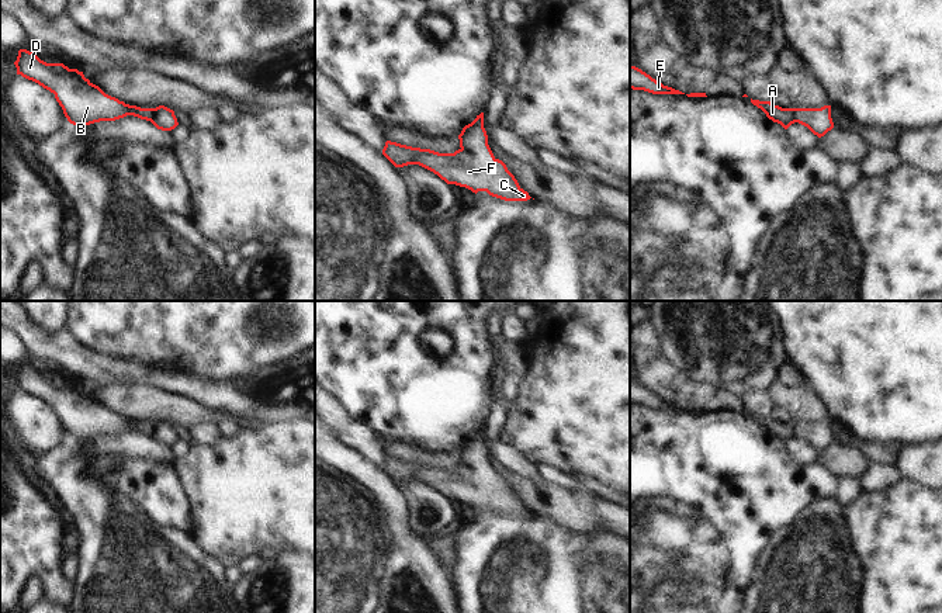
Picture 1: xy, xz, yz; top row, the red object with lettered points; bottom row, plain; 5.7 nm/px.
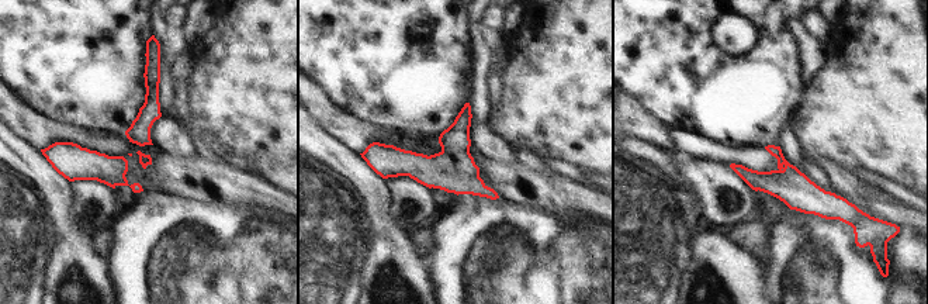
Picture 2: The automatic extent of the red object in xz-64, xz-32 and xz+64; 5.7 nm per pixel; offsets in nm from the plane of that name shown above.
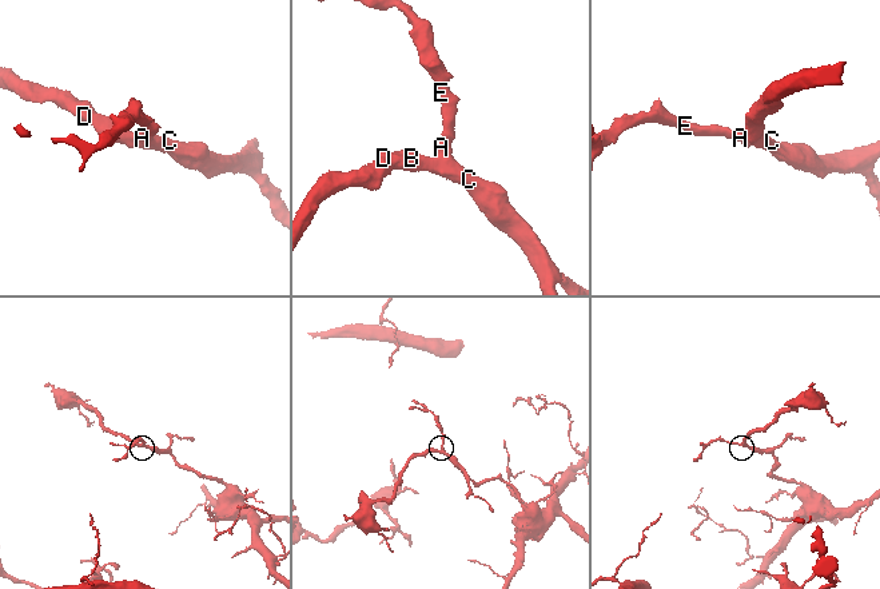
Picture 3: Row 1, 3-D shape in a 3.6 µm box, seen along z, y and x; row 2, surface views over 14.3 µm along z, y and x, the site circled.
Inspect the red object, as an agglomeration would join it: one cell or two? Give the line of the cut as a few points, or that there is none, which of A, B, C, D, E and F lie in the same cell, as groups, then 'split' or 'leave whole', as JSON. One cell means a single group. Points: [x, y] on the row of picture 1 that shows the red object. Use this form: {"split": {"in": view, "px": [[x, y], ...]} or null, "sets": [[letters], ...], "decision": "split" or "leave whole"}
{"split": null, "sets": [["A", "B", "C", "D", "E", "F"]], "decision": "leave whole"}

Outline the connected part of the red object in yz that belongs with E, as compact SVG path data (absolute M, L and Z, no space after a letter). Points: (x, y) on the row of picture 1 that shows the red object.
M630 66L630 89L644 90L652 94L685 94L652 79L635 66Z

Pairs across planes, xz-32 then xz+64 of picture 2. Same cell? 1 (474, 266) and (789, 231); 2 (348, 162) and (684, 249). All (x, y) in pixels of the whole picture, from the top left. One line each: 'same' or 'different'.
1: same
2: different

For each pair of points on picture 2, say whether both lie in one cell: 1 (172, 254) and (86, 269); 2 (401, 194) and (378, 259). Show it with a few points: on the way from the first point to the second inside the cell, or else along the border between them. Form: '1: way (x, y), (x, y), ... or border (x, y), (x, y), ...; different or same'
1: border (104, 258), (108, 266), (108, 283), (113, 289); different
2: border (387, 186), (390, 193), (390, 217), (409, 232); different

